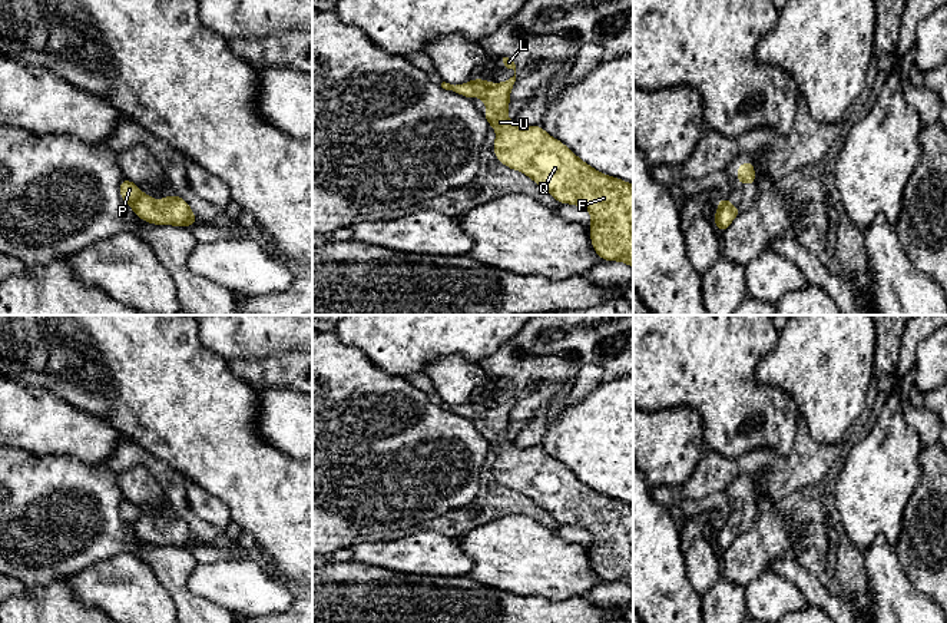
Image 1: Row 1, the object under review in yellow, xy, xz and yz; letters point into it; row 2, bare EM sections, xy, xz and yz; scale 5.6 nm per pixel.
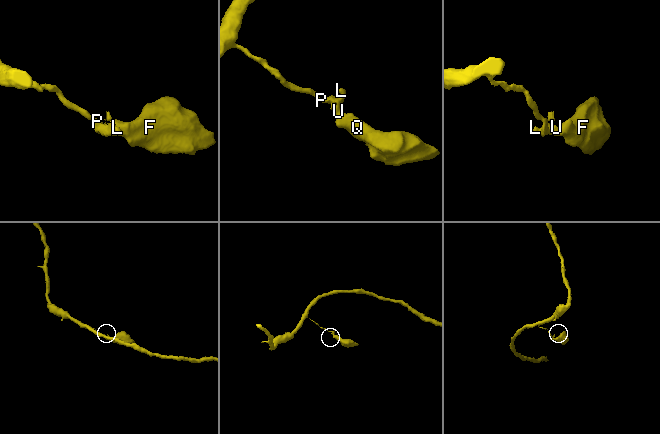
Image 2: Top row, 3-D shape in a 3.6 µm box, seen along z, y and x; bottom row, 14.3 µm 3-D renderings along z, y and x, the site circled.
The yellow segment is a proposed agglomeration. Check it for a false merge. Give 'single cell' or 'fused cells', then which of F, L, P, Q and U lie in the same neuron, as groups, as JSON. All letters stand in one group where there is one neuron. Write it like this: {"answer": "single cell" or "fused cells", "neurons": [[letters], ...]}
{"answer": "single cell", "neurons": [["F", "L", "P", "Q", "U"]]}

